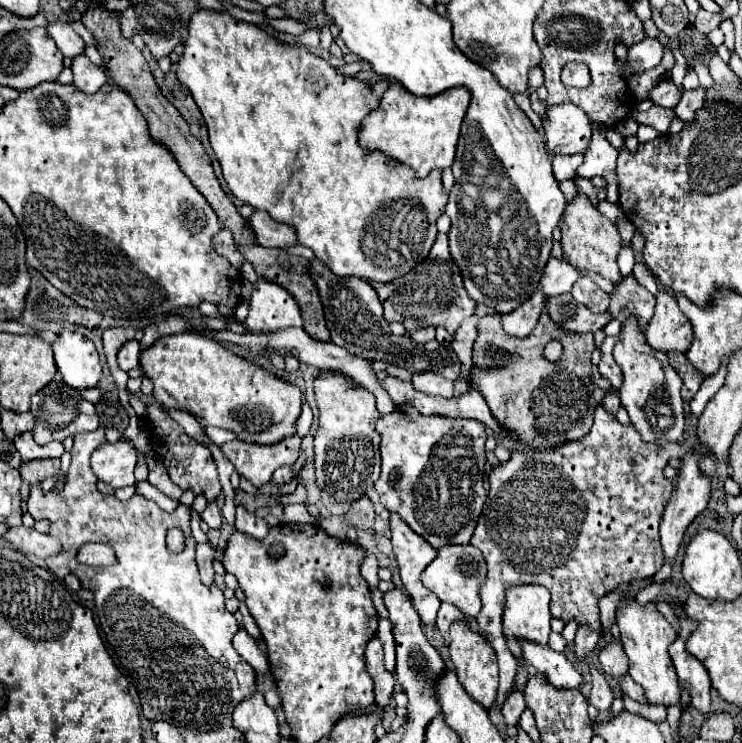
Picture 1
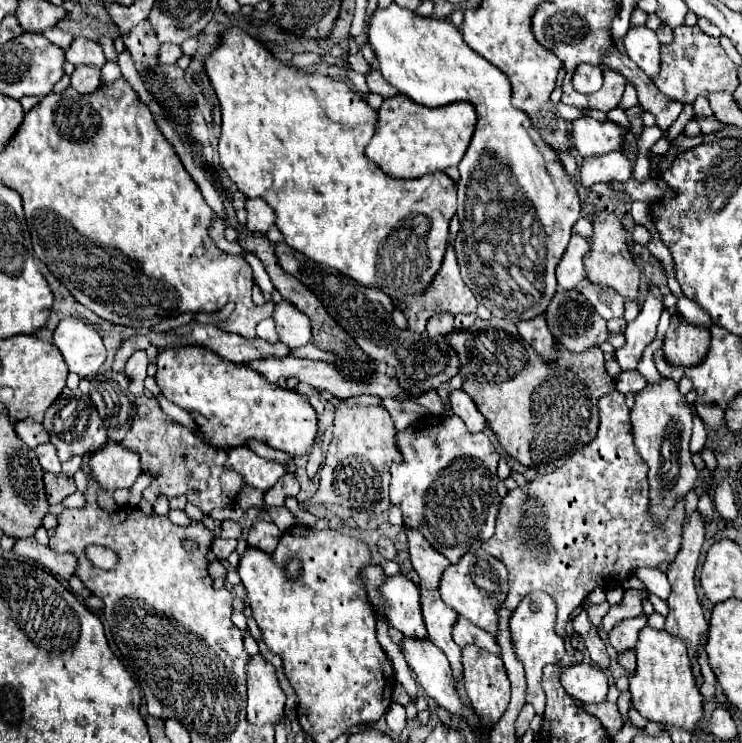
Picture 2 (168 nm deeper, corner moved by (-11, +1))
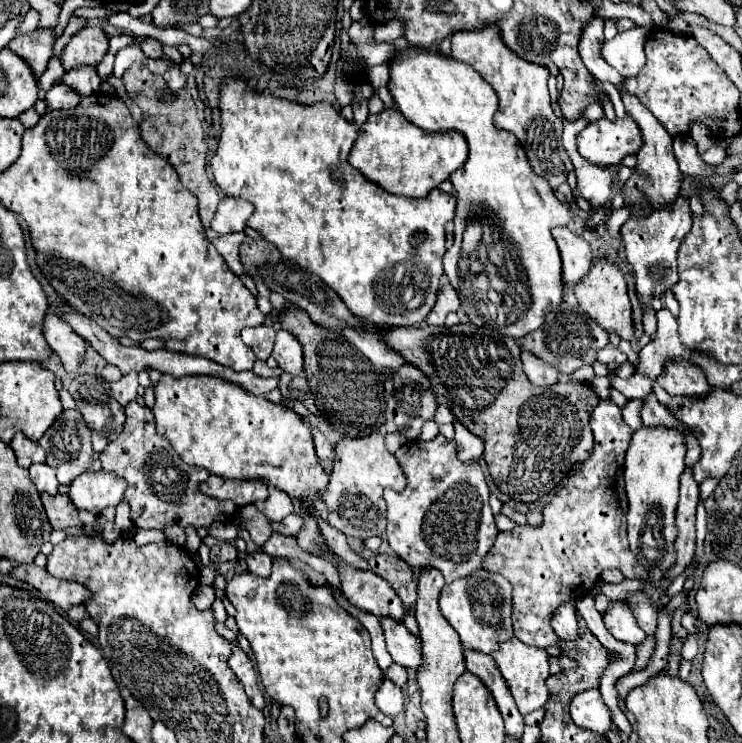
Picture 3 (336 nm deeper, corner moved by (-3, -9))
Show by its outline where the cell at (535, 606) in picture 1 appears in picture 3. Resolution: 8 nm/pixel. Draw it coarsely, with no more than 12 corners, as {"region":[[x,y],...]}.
{"region":[[510,638],[492,654],[522,714],[548,702],[548,654]]}

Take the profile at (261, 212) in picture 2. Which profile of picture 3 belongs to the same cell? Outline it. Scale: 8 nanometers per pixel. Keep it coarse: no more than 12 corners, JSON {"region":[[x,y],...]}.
{"region":[[220,200],[210,228],[218,234],[244,232],[252,204]]}

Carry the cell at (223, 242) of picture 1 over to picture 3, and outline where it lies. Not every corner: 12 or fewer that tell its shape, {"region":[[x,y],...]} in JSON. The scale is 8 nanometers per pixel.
{"region":[[144,64],[122,78],[142,110],[140,134],[180,174],[210,228],[220,196],[188,90],[158,98],[164,78]]}

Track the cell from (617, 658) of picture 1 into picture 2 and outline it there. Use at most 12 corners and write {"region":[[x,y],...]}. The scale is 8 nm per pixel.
{"region":[[646,616],[622,620],[608,634],[618,654],[632,650]]}

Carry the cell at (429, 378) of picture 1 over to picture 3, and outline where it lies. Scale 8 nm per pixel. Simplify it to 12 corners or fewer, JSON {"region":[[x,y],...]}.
{"region":[[456,428],[456,450],[460,462],[478,462],[484,442],[466,430]]}

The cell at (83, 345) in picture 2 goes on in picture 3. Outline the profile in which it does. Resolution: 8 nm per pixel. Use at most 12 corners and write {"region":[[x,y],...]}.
{"region":[[48,312],[42,334],[74,372],[84,360],[86,340],[62,318]]}

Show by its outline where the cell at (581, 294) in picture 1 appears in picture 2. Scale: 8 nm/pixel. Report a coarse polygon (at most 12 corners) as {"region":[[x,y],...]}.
{"region":[[588,282],[580,292],[602,318],[624,314],[616,290]]}

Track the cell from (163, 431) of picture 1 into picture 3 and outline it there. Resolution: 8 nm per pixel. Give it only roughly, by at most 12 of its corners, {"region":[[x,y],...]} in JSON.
{"region":[[126,406],[100,454],[128,482],[136,528],[210,528],[232,502],[200,494],[210,474],[158,436],[152,410]]}

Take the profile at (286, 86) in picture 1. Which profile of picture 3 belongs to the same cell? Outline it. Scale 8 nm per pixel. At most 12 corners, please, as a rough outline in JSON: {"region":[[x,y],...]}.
{"region":[[222,84],[210,164],[356,318],[436,304],[456,194],[348,164],[358,126]]}

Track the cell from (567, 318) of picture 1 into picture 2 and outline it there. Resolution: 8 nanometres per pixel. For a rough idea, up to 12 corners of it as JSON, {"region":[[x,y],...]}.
{"region":[[576,290],[548,304],[552,336],[572,352],[608,338],[606,320]]}

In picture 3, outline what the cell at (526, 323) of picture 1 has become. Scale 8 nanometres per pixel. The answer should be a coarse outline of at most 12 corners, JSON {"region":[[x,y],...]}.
{"region":[[522,352],[522,364],[534,386],[558,382],[558,370],[530,352]]}

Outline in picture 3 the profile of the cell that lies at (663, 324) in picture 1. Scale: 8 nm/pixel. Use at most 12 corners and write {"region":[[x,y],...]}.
{"region":[[670,362],[656,380],[670,396],[702,398],[704,372]]}

